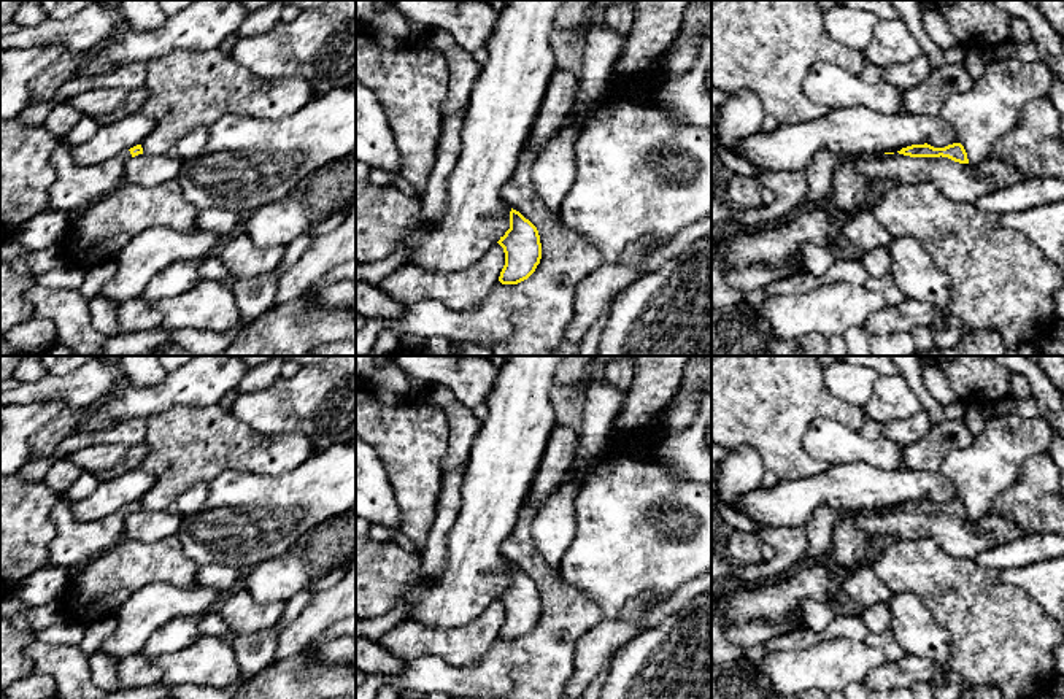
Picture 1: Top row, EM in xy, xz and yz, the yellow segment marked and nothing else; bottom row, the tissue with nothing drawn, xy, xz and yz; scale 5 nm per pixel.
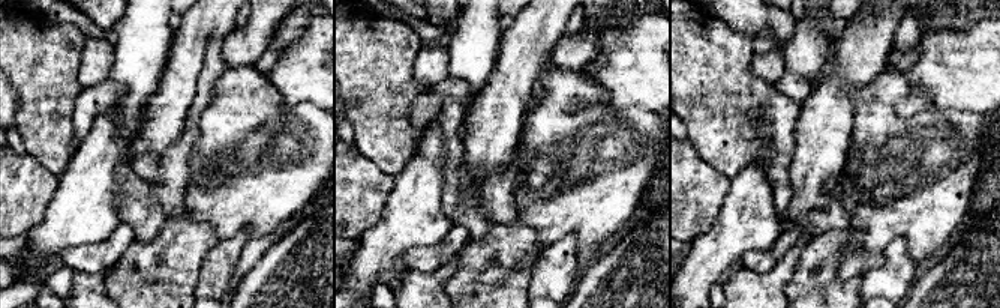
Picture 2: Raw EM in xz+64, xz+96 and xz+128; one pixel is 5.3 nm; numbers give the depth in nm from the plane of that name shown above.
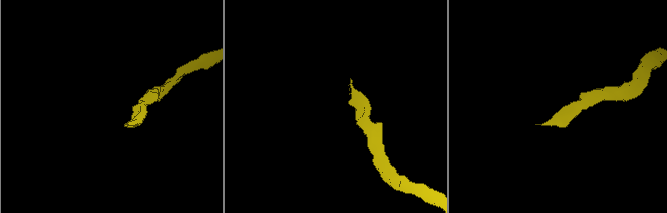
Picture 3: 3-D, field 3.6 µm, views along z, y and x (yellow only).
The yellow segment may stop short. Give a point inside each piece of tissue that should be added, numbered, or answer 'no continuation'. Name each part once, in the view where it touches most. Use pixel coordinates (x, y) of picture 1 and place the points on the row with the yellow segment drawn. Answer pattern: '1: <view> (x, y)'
1: xy (77, 188)

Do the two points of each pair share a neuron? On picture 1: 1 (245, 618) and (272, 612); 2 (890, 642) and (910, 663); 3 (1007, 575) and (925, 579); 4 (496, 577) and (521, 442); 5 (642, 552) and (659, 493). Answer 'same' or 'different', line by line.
1: same
2: different
3: different
4: same
5: same

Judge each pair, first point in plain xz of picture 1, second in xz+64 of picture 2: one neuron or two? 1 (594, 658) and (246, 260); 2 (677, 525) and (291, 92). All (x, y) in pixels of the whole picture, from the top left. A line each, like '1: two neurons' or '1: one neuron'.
1: two neurons
2: two neurons

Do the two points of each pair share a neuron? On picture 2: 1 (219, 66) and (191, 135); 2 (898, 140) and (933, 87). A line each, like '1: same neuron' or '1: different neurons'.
1: same neuron
2: different neurons

